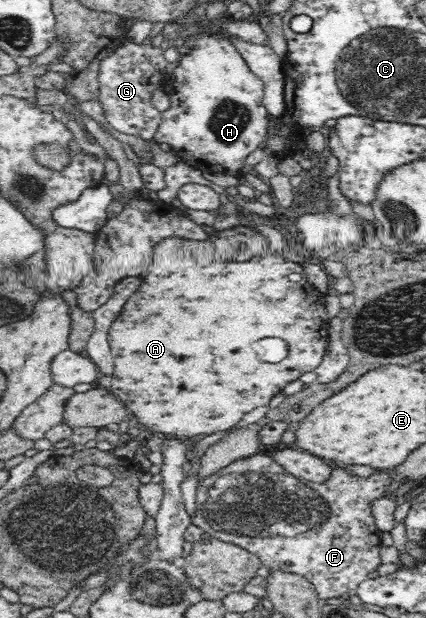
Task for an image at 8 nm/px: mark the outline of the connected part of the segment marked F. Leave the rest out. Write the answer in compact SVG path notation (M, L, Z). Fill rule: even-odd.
M254 455L250 458L242 458L239 461L232 463L218 471L216 475L212 475L210 479L206 479L202 483L202 487L197 487L196 503L198 504L198 517L191 519L192 523L200 526L206 533L206 536L212 536L222 541L236 543L244 549L256 554L262 564L269 567L280 567L284 570L290 570L294 573L302 574L304 577L310 580L310 583L314 584L318 597L321 599L327 599L331 597L338 597L345 593L354 591L366 578L367 573L374 571L376 567L381 564L380 561L380 527L376 525L376 519L374 518L374 503L384 499L384 497L394 498L392 493L392 483L394 483L395 476L390 473L382 471L376 471L368 477L361 477L346 470L334 467L331 470L331 477L325 479L322 483L316 483L308 481L302 478L294 477L290 475L285 469L276 465L270 457L262 455Z

